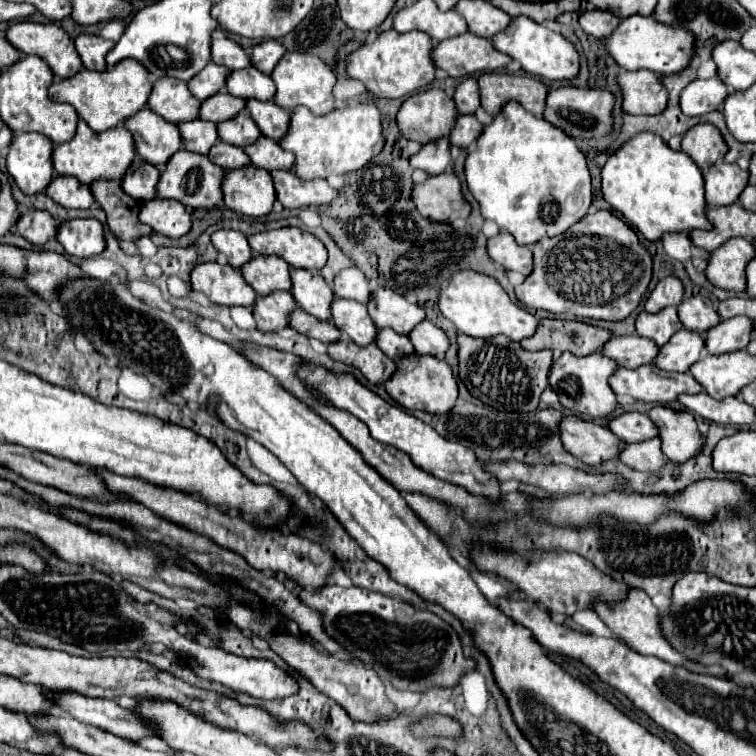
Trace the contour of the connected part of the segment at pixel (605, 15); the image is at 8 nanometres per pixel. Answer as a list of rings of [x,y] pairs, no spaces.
[[[584,10],[580,12],[580,18],[578,18],[578,24],[580,28],[594,36],[594,38],[606,38],[608,34],[612,34],[612,30],[616,28],[616,22],[618,18],[608,12],[608,10]]]

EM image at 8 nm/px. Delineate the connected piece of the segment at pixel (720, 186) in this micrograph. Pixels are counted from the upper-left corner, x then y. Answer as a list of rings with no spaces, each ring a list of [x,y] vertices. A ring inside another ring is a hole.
[[[716,162],[704,172],[704,182],[708,206],[726,206],[736,202],[740,190],[748,184],[748,172],[740,170],[738,164]]]

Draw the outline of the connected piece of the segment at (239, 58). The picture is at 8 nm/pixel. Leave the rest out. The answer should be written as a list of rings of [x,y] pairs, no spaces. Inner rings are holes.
[[[212,38],[212,62],[226,66],[230,70],[240,70],[240,68],[248,68],[250,66],[250,58],[248,54],[230,38]]]

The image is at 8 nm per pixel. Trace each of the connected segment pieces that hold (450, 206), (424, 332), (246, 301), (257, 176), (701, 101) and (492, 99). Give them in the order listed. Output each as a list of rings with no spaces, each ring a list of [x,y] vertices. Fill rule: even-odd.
[[[454,174],[428,176],[424,182],[416,182],[410,200],[424,218],[434,222],[450,222],[470,214],[470,204],[464,200],[460,180]]]
[[[428,320],[418,322],[412,328],[412,332],[408,334],[408,338],[410,338],[410,342],[418,354],[430,354],[436,358],[444,358],[444,352],[448,348],[446,334]]]
[[[204,262],[192,268],[190,272],[192,290],[206,294],[206,298],[214,304],[224,306],[252,306],[256,300],[256,292],[248,286],[242,274],[218,262]]]
[[[252,164],[228,170],[222,180],[224,204],[244,216],[264,216],[276,200],[272,178],[266,170]]]
[[[714,76],[708,80],[692,80],[680,92],[680,110],[686,116],[702,116],[712,112],[724,102],[728,88]]]
[[[486,72],[478,76],[478,86],[480,86],[482,108],[488,114],[494,116],[504,102],[516,100],[524,108],[528,108],[530,114],[534,114],[536,118],[542,118],[544,98],[548,94],[548,88],[538,78],[530,74]]]

